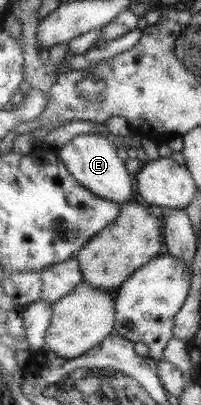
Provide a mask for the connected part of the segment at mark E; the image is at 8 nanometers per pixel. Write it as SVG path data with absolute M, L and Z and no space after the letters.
M99 133L82 134L69 141L60 151L60 157L68 166L75 179L87 190L107 200L126 204L133 201L135 177L125 168L125 160L119 158L118 146Z

